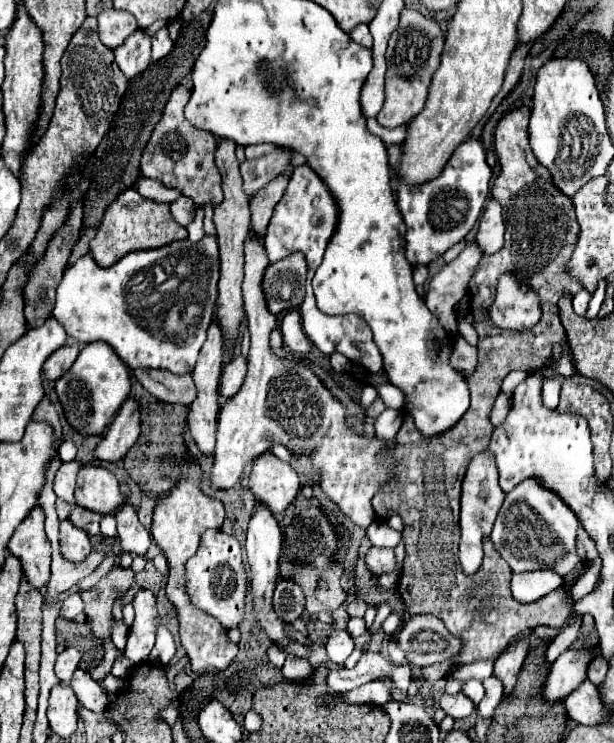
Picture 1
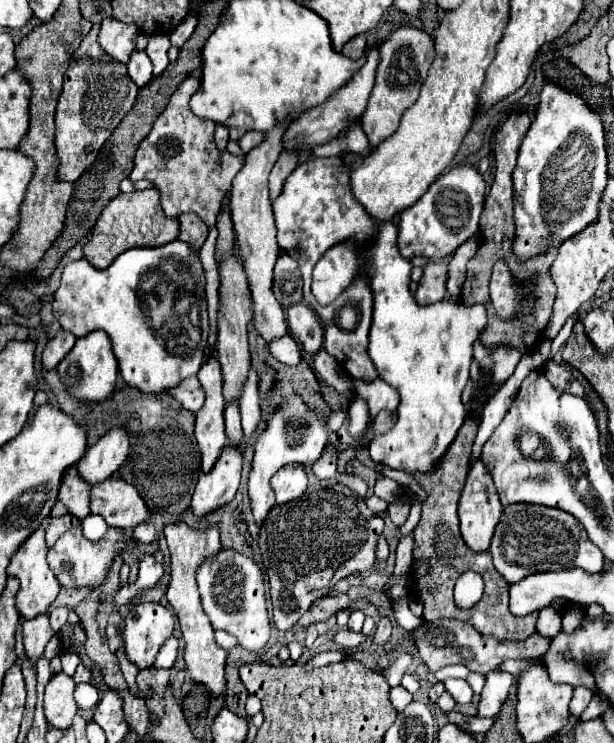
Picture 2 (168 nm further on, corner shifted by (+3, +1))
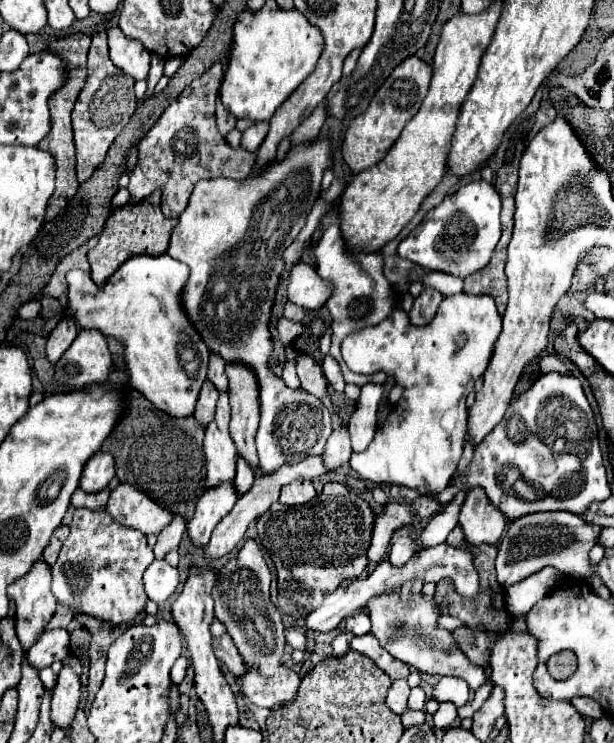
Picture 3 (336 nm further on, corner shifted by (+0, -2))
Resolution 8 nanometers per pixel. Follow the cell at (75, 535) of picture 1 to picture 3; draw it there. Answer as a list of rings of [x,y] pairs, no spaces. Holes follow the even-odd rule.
[[[76,509],[70,525],[70,535],[62,545],[58,561],[52,565],[52,593],[58,599],[58,603],[70,605],[74,611],[88,613],[114,625],[126,623],[144,609],[146,593],[142,587],[142,573],[152,561],[154,553],[146,541],[146,535],[130,527],[122,527],[120,523],[114,523],[114,519],[110,519],[106,511]]]

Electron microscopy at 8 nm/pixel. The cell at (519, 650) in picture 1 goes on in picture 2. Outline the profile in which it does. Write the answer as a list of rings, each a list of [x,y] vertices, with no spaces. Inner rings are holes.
[[[489,672],[487,674],[487,684],[481,692],[479,708],[477,708],[477,718],[493,718],[501,710],[501,704],[507,700],[509,688],[513,684],[513,676],[505,672]]]

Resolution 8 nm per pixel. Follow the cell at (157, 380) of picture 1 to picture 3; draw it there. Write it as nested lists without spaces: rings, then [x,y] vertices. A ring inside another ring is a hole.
[[[204,381],[196,407],[194,407],[194,419],[198,419],[202,425],[210,423],[210,419],[214,419],[214,407],[216,407],[216,397],[218,397],[218,389],[214,387],[212,381]]]

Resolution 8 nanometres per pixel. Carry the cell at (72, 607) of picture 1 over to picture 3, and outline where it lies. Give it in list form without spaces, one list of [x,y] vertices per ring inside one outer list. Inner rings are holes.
[[[66,629],[44,631],[40,641],[34,643],[30,649],[30,663],[42,669],[46,665],[52,665],[54,661],[64,661],[68,657],[68,643],[70,635]]]

